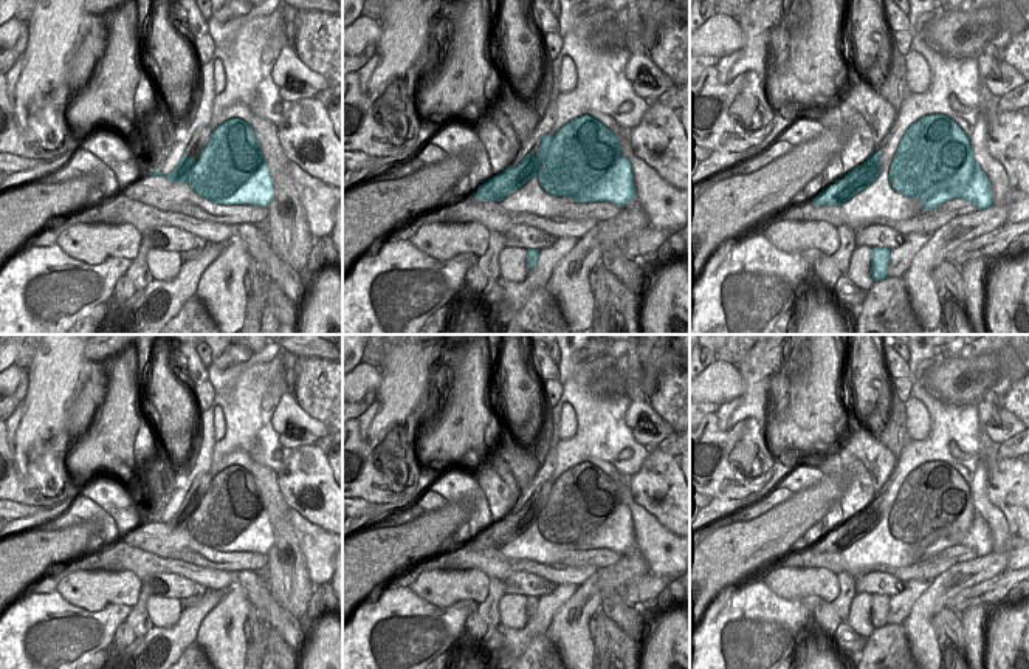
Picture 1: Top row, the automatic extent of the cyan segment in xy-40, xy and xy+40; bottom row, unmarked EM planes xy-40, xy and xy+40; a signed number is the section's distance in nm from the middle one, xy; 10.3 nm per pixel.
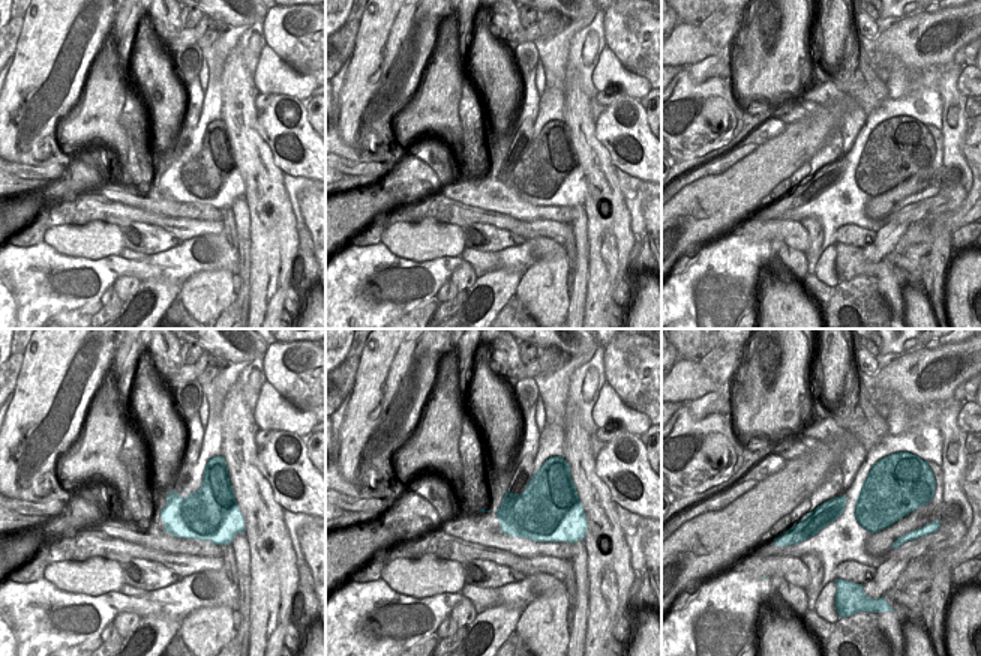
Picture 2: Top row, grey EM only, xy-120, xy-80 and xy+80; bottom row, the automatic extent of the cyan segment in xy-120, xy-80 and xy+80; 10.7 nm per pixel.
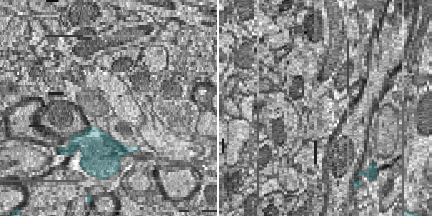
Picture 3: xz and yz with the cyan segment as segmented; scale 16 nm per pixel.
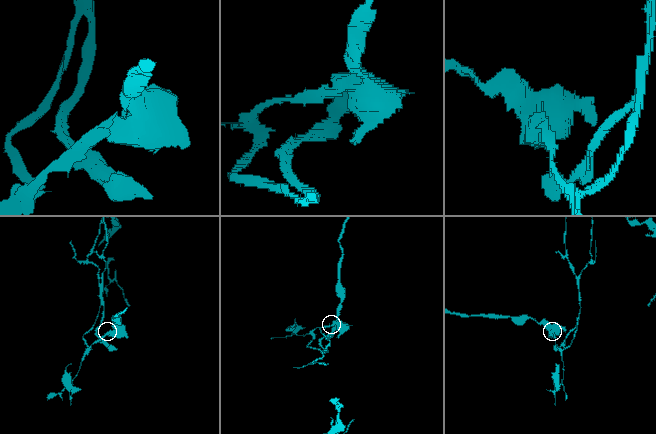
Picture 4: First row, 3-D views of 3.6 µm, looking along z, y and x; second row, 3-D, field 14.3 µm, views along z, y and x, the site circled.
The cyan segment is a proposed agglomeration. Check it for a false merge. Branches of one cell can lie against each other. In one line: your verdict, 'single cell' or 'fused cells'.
fused cells

